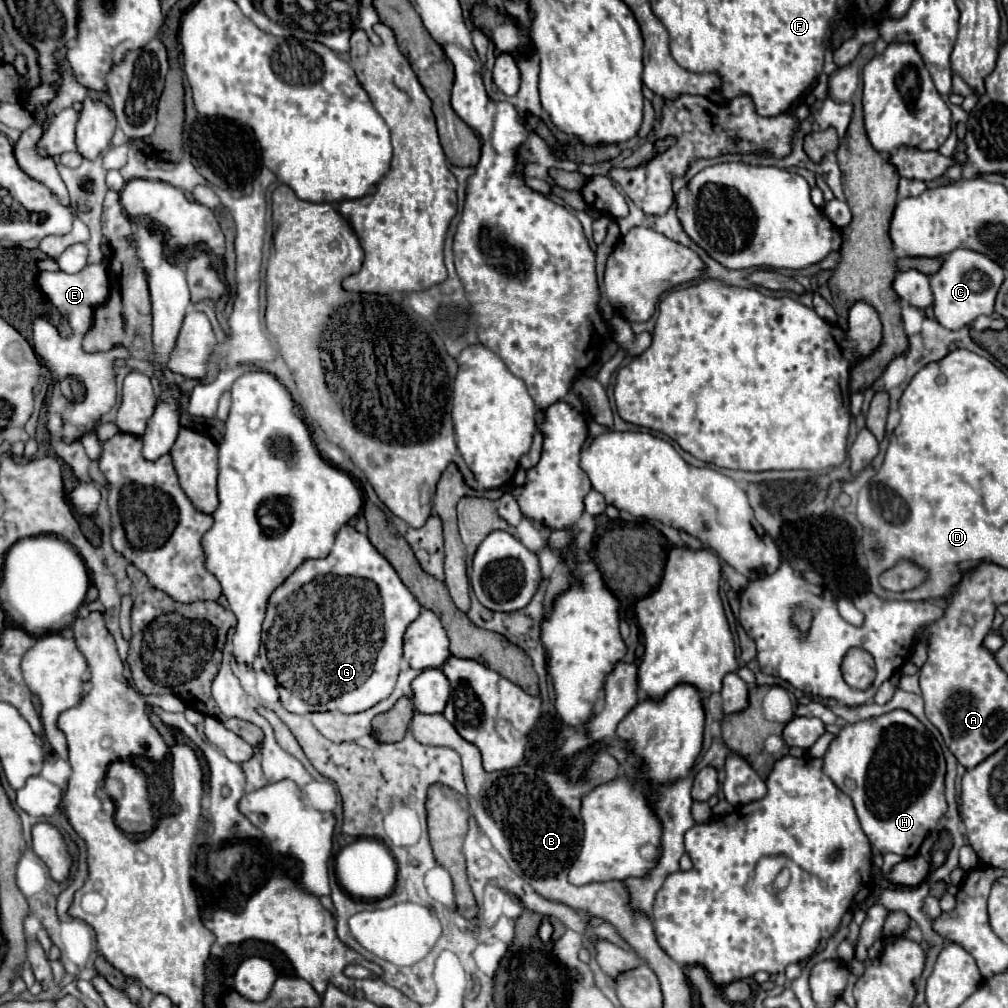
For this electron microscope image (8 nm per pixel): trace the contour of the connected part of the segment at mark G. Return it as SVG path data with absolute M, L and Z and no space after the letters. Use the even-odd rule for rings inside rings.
M344 525L338 531L338 537L334 541L332 551L328 553L328 557L324 559L314 559L314 561L304 561L282 585L278 585L278 589L274 589L274 593L268 599L268 609L266 609L266 619L262 625L262 645L266 647L266 671L270 665L272 675L276 677L278 685L280 685L280 699L284 703L284 707L290 713L312 713L312 711L340 711L340 713L360 713L366 711L370 707L374 707L376 703L380 703L382 699L386 699L398 679L400 673L400 659L402 659L402 637L406 627L420 615L420 603L414 599L414 595L406 589L406 585L400 581L398 573L394 571L394 567L374 549L374 545L370 543L370 539L362 533L358 533L352 525Z

